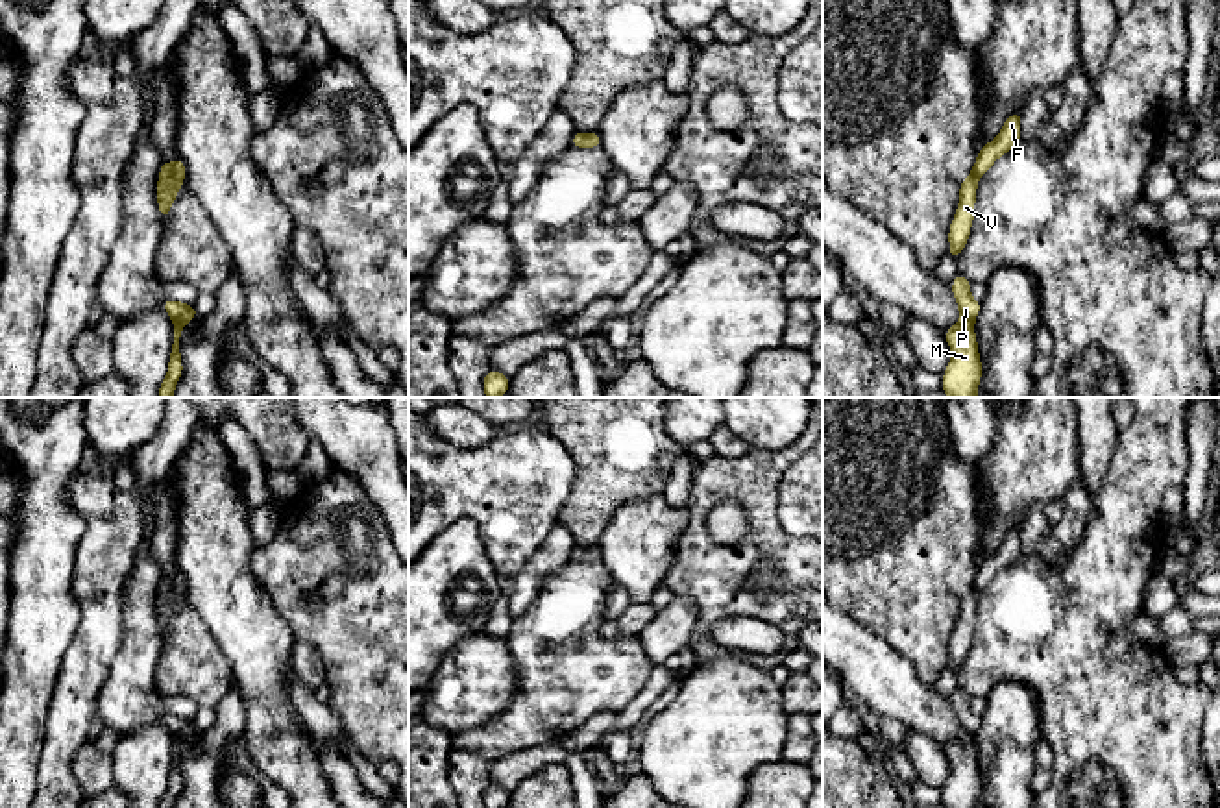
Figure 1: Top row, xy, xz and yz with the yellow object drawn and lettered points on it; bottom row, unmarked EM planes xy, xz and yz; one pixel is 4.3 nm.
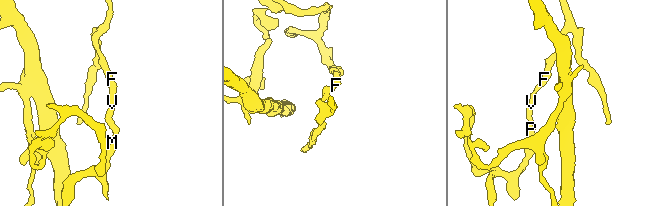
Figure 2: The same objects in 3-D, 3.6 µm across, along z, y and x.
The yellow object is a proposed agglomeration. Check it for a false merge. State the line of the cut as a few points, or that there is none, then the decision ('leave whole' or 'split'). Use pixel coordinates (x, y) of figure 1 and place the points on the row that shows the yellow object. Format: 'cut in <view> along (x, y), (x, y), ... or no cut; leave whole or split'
cut in xy along (159, 176), (178, 176), (182, 180); split

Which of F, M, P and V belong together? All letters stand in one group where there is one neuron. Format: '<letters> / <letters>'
F / M P V

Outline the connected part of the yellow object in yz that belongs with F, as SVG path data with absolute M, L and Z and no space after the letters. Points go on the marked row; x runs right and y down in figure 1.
M1013 113L1006 118L994 141L983 144L972 166L976 179L987 174L998 157L1011 152L1020 142L1022 113Z

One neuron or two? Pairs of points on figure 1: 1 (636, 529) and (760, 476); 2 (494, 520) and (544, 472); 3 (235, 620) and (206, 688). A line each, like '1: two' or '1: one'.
1: two
2: one
3: two

